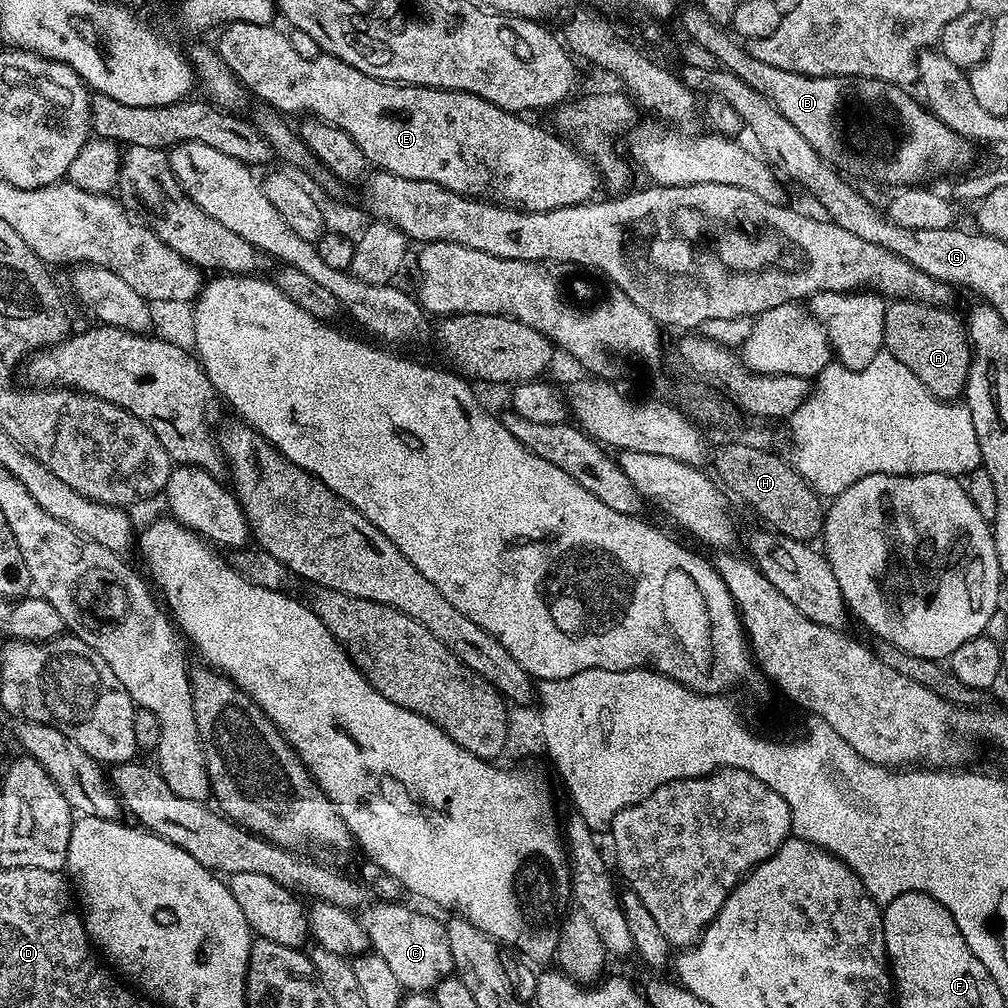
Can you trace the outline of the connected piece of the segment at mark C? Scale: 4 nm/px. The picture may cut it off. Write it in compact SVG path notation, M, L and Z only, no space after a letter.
M373 902L359 913L358 919L366 930L371 951L390 965L390 971L397 976L401 989L428 994L435 989L438 981L454 972L448 930L434 917L415 912L400 903Z

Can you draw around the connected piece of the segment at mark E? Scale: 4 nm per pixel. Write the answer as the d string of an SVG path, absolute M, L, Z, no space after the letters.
M238 20L229 23L225 28L228 29L221 34L220 44L218 43L220 57L226 62L228 68L236 75L237 80L240 81L241 85L247 91L249 88L254 95L268 103L265 105L269 109L281 114L304 112L300 114L307 114L309 117L324 120L327 124L333 124L342 130L346 130L346 134L350 134L350 138L354 138L354 142L358 142L358 146L362 150L364 157L368 160L369 165L375 166L377 169L398 174L404 178L438 182L438 186L446 186L446 190L454 190L463 196L473 198L489 196L495 198L497 201L503 202L505 205L519 206L521 209L530 212L549 212L555 208L565 208L566 206L574 206L575 204L587 204L599 193L596 191L599 190L600 184L602 185L602 176L595 163L589 157L585 156L583 152L573 147L567 139L561 138L555 131L552 131L553 133L547 132L546 129L539 128L536 124L531 124L530 121L524 120L528 118L525 118L523 115L502 110L498 106L494 106L490 102L486 102L469 92L451 92L445 88L419 88L416 84L394 84L390 80L370 78L370 74L362 74L362 70L354 70L354 66L350 66L346 62L342 62L338 58L327 54L321 54L314 58L302 58L294 50L291 39L285 34L283 36L276 29L276 26L272 24L255 24L254 22L242 22Z

